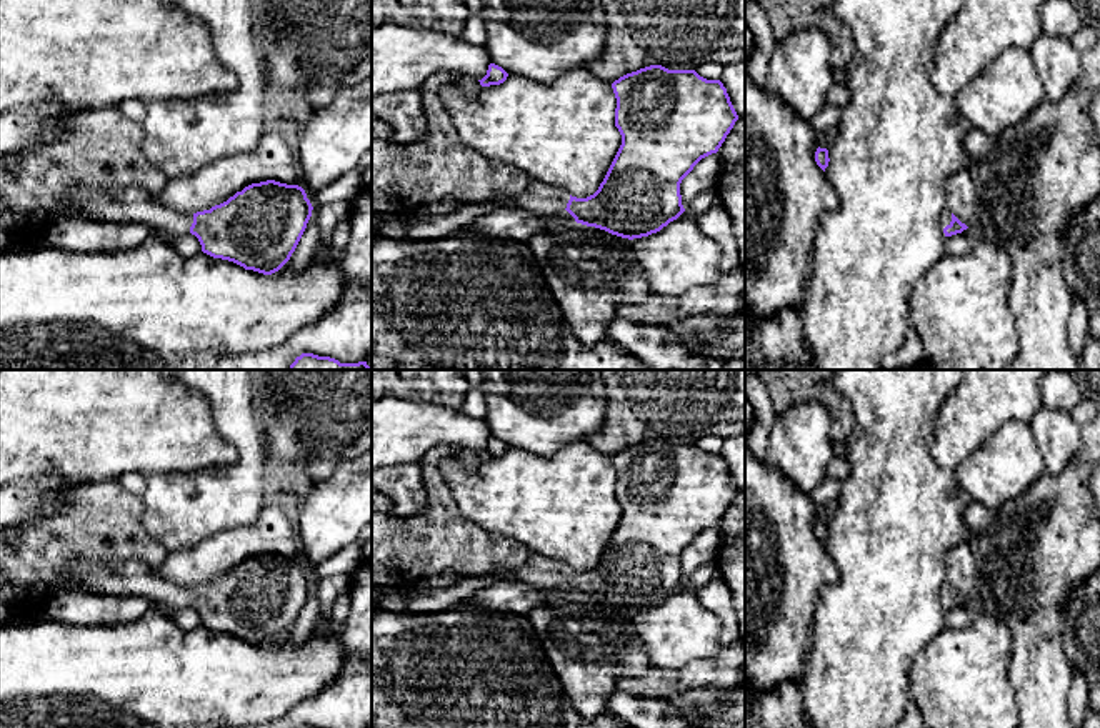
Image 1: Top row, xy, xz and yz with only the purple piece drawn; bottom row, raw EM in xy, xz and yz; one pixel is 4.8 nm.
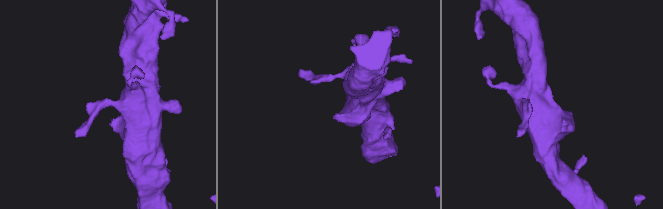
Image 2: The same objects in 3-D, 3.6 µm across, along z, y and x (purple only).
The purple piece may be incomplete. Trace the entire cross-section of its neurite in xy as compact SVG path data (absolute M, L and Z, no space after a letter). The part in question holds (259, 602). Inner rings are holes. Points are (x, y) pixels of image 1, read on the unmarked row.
M275 553L252 556L227 575L193 588L160 578L152 565L138 558L118 565L77 561L67 575L80 585L80 590L88 593L103 596L138 595L167 610L192 606L198 611L203 626L263 648L278 645L290 633L313 583L302 560Z

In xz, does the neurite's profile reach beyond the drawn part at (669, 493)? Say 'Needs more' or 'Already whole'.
Needs more

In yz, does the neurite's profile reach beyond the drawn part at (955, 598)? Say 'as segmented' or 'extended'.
extended

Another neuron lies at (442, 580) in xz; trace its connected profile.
M442 573L438 576L430 576L430 578L420 580L418 583L408 586L408 590L412 590L412 591L440 590L448 585L458 583L463 578L468 578L468 576L460 575L460 573Z

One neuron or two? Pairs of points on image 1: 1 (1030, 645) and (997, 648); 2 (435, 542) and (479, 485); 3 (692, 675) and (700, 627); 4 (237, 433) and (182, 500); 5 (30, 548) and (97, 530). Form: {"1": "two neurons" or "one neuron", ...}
{"1": "two neurons", "2": "two neurons", "3": "two neurons", "4": "one neuron", "5": "one neuron"}

